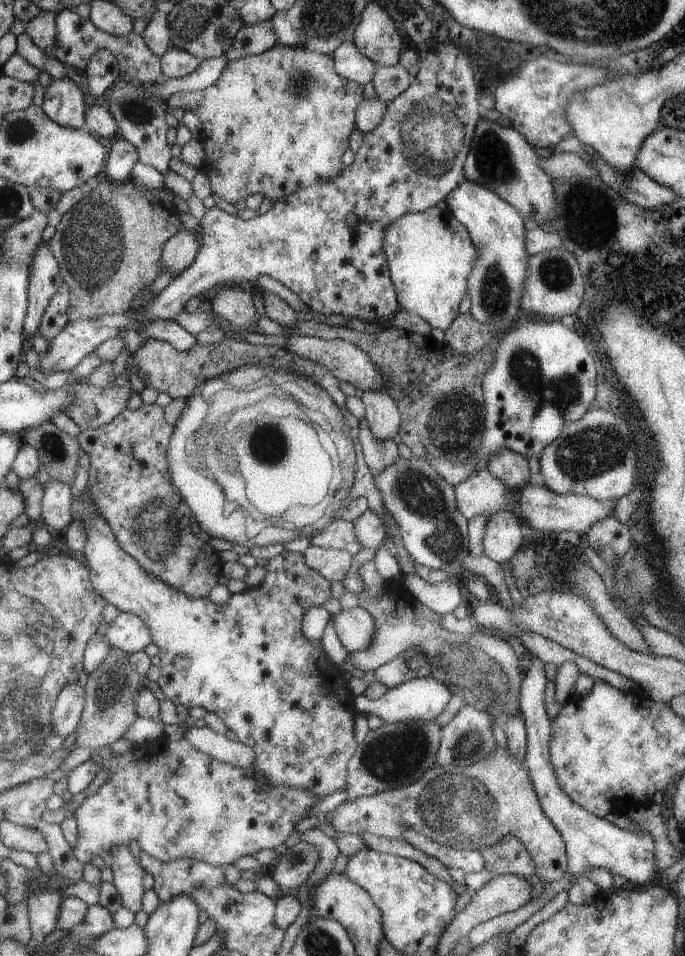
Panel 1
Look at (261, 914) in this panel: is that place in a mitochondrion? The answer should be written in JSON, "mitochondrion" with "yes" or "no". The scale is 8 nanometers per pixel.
{"mitochondrion":"no"}

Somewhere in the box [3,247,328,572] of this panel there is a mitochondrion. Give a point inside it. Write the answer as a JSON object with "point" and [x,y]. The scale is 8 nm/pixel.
{"point":[152,529]}

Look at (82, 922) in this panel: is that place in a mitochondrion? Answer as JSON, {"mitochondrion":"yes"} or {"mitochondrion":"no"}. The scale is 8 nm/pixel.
{"mitochondrion":"no"}

